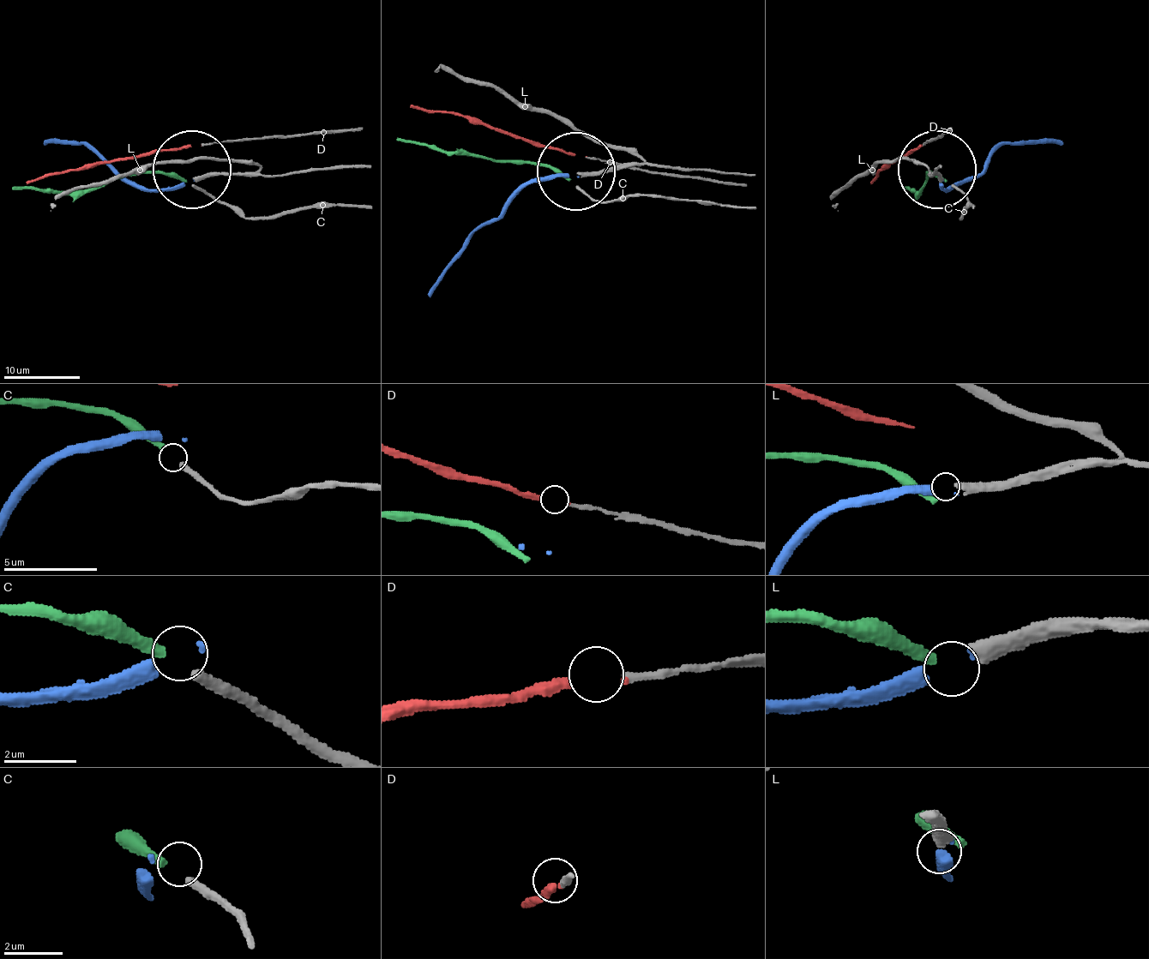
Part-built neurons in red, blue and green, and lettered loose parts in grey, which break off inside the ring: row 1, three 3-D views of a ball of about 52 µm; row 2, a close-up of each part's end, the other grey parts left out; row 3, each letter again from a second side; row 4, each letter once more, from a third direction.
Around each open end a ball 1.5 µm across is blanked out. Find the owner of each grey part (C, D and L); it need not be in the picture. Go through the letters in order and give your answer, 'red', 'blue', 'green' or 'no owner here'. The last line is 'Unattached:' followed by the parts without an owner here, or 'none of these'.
C: green
D: red
L: blue
Unattached: none of these

